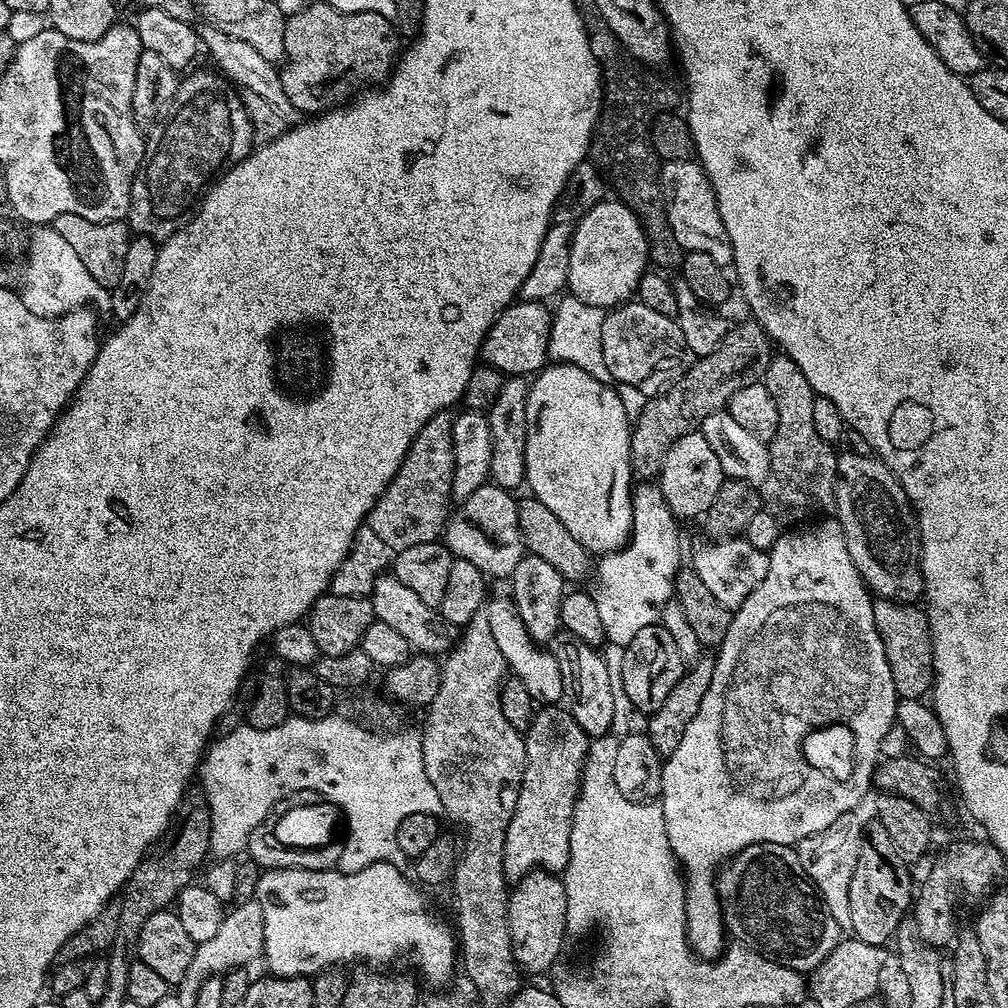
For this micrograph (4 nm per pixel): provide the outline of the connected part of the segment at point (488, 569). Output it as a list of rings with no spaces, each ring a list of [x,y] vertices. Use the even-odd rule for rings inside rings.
[[[491,482],[478,486],[478,490],[474,490],[474,494],[470,494],[470,498],[462,501],[459,505],[460,509],[457,507],[451,513],[444,530],[442,540],[447,544],[453,557],[472,562],[488,578],[497,576],[498,579],[507,581],[512,575],[514,566],[518,566],[518,562],[522,562],[522,558],[526,555],[524,535],[520,532],[518,500],[517,497],[512,496],[515,495],[509,489],[499,488],[497,484]]]

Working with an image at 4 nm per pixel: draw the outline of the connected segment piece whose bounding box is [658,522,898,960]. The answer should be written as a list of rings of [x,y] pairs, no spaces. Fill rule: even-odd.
[[[820,522],[815,526],[800,526],[795,530],[788,530],[781,534],[777,541],[774,542],[768,554],[768,569],[766,570],[766,578],[762,578],[762,582],[758,582],[756,589],[752,591],[746,598],[746,602],[742,602],[740,607],[732,612],[732,621],[730,622],[730,630],[726,630],[726,638],[722,641],[718,649],[718,655],[715,657],[716,665],[714,666],[714,678],[710,678],[710,690],[706,690],[706,694],[702,698],[702,706],[698,706],[698,714],[694,714],[694,719],[690,722],[690,726],[686,726],[686,734],[682,734],[682,742],[678,742],[678,750],[674,750],[674,754],[670,754],[663,761],[661,770],[661,790],[658,793],[659,804],[664,811],[666,818],[666,834],[670,838],[670,850],[676,855],[676,861],[681,866],[684,878],[684,909],[686,910],[686,922],[688,923],[688,942],[692,946],[693,952],[700,957],[701,960],[716,960],[723,953],[726,947],[726,929],[724,926],[724,915],[720,912],[720,899],[716,893],[716,874],[718,869],[723,865],[725,860],[731,860],[733,856],[737,856],[744,848],[749,848],[755,844],[787,844],[795,846],[802,838],[810,838],[810,834],[818,834],[822,830],[826,830],[826,826],[830,826],[838,817],[846,816],[857,811],[856,807],[860,804],[860,799],[871,789],[874,784],[876,774],[876,765],[881,759],[880,747],[884,744],[884,739],[888,736],[888,731],[894,728],[897,723],[896,707],[898,697],[894,690],[894,678],[890,674],[890,662],[886,662],[886,650],[882,646],[882,638],[878,634],[878,626],[874,626],[874,596],[869,592],[868,585],[864,583],[860,576],[860,571],[854,566],[854,562],[850,558],[850,550],[846,546],[846,538],[844,531],[839,523],[824,524],[828,522]],[[816,732],[816,748],[820,751],[820,764],[812,764],[812,760],[808,757],[808,752],[804,749],[804,743],[807,742],[808,736],[814,735]]]

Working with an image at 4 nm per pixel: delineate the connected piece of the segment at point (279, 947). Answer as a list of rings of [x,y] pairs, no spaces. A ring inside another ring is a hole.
[[[387,862],[383,864],[371,864],[357,872],[341,872],[339,870],[323,872],[322,870],[308,870],[298,868],[270,869],[261,871],[256,887],[256,901],[262,906],[262,922],[264,923],[264,951],[262,953],[263,963],[268,963],[267,971],[274,976],[302,976],[311,978],[316,973],[333,966],[349,966],[355,960],[365,960],[368,966],[392,966],[399,956],[409,956],[416,963],[418,971],[424,975],[428,984],[444,984],[452,976],[452,971],[458,968],[458,936],[453,925],[448,924],[440,916],[435,916],[428,909],[428,900],[423,896],[425,893],[411,879],[400,873],[401,869],[395,864]]]

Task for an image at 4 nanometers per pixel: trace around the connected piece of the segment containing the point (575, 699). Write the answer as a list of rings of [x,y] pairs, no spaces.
[[[573,636],[563,639],[555,641],[557,644],[556,648],[554,647],[554,655],[558,662],[558,670],[562,670],[566,707],[572,713],[574,722],[582,726],[582,730],[589,738],[604,736],[610,732],[611,724],[614,722],[613,695],[610,690],[606,662],[603,655],[593,645]]]

